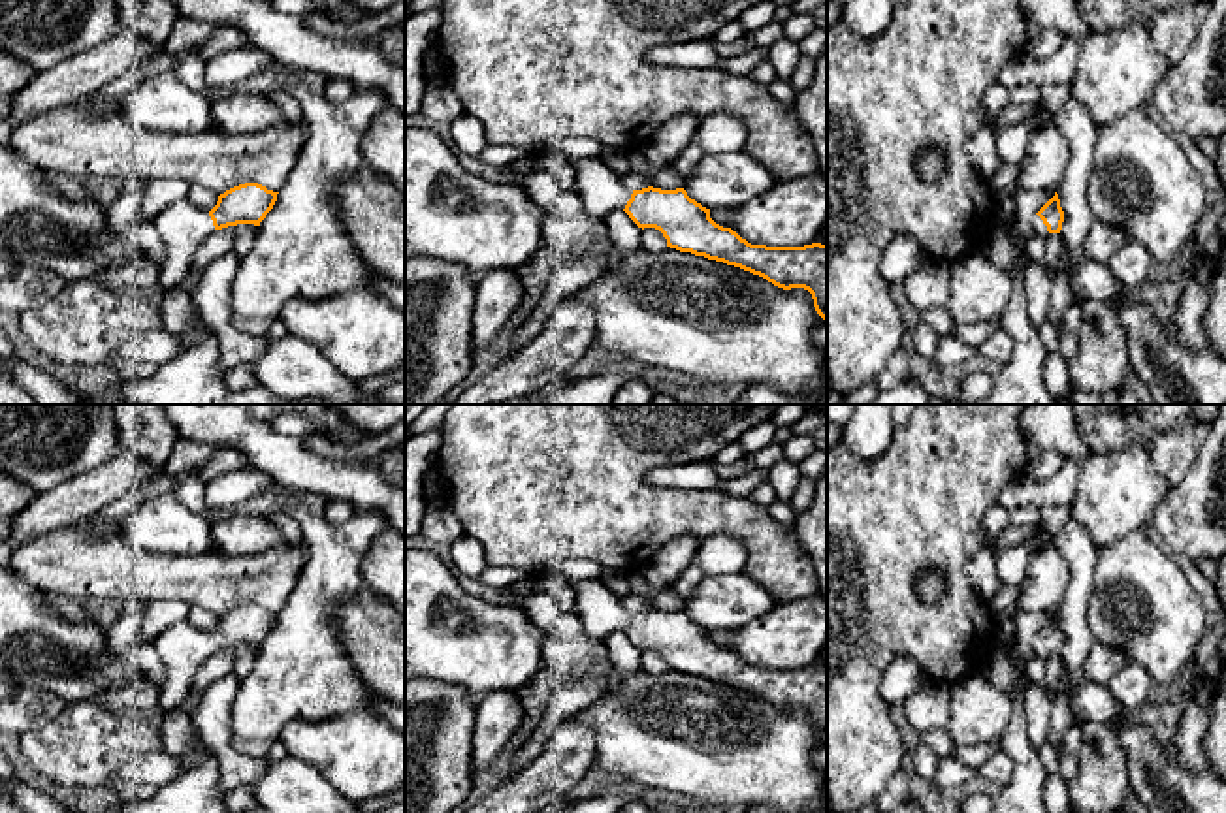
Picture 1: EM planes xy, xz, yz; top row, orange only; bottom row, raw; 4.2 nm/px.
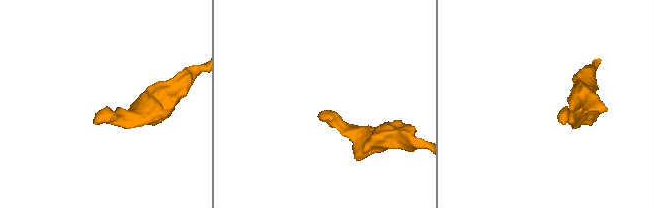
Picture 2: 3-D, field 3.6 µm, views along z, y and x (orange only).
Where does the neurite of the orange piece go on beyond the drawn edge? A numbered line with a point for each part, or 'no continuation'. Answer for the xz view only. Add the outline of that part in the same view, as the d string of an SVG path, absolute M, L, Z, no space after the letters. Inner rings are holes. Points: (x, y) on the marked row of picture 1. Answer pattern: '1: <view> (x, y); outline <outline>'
1: xz (601, 191); outline M599 158L573 162L576 192L589 216L605 220L612 211L625 209L633 190L625 188L620 177Z

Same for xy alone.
1: xy (181, 226); outline M186 198L162 209L153 224L166 245L160 290L169 290L186 279L194 252L215 231L215 226L209 211L194 207Z

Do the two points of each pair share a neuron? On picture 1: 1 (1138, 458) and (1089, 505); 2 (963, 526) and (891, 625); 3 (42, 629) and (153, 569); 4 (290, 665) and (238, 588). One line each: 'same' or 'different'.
1: same
2: same
3: different
4: different

